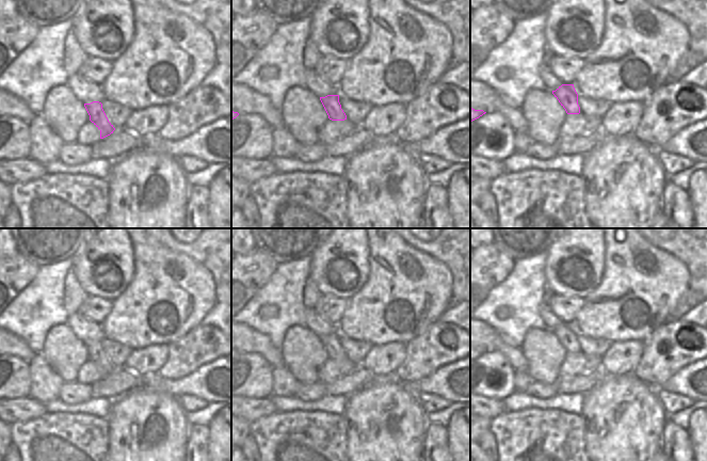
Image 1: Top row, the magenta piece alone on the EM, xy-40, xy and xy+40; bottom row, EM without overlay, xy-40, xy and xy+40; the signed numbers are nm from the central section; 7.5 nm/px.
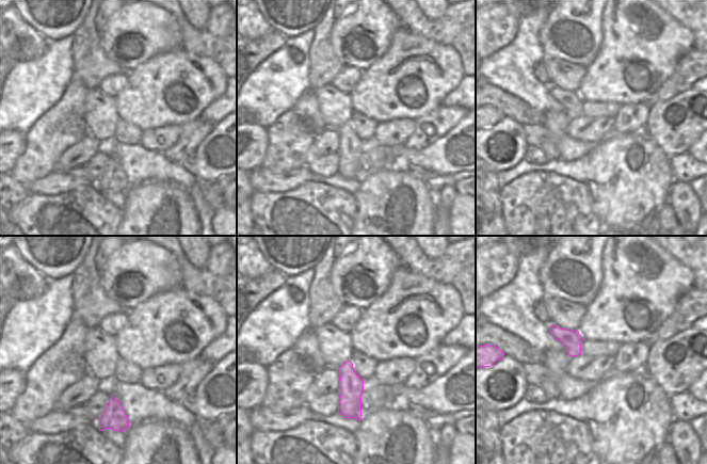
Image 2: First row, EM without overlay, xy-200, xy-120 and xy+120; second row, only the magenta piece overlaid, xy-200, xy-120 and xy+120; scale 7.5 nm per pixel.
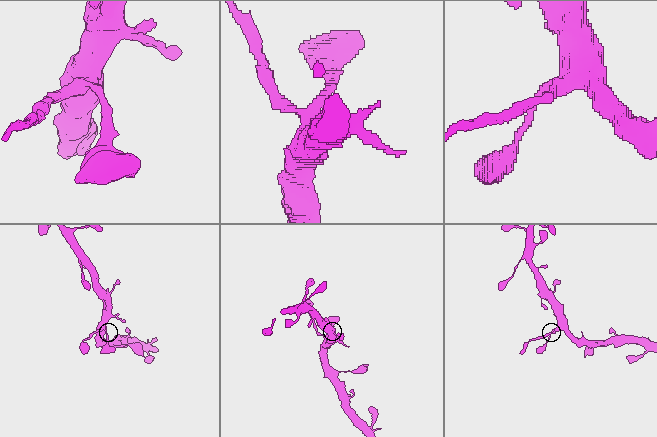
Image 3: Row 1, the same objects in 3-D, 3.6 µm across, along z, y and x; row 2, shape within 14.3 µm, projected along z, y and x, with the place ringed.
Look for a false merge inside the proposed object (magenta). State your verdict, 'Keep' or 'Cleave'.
Keep.

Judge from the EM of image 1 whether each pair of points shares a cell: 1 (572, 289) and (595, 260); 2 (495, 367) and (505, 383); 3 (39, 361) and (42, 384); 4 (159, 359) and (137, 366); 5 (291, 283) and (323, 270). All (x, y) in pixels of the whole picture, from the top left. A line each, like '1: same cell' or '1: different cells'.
1: same cell
2: same cell
3: same cell
4: same cell
5: different cells

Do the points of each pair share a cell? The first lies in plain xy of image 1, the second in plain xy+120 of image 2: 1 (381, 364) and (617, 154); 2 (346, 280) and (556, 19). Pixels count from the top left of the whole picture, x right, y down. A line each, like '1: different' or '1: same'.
1: different
2: same

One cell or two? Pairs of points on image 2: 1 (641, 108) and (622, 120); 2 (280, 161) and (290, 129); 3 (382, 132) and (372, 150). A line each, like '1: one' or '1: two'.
1: one
2: one
3: two

